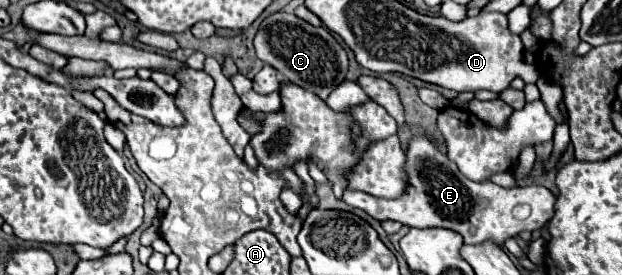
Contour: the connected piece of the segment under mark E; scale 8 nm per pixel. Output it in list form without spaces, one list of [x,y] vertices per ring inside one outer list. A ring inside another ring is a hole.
[[[426,134],[412,136],[404,154],[406,154],[404,170],[406,170],[408,186],[406,186],[402,196],[384,200],[384,198],[374,198],[374,196],[366,194],[366,192],[344,190],[344,202],[354,206],[354,208],[364,210],[366,214],[370,214],[372,218],[376,218],[380,222],[382,220],[396,220],[396,222],[400,222],[404,226],[420,228],[420,230],[422,228],[448,228],[448,230],[454,230],[454,232],[458,232],[464,238],[464,244],[480,244],[484,240],[494,240],[494,242],[498,242],[498,246],[502,246],[510,236],[518,236],[522,230],[542,228],[542,226],[548,224],[548,218],[554,216],[552,212],[554,212],[556,196],[548,188],[536,186],[536,184],[522,186],[522,188],[502,188],[502,186],[492,184],[492,182],[472,182],[458,170],[458,166],[446,154],[442,154],[436,148],[436,144]],[[520,206],[528,208],[526,214],[520,214]]]

